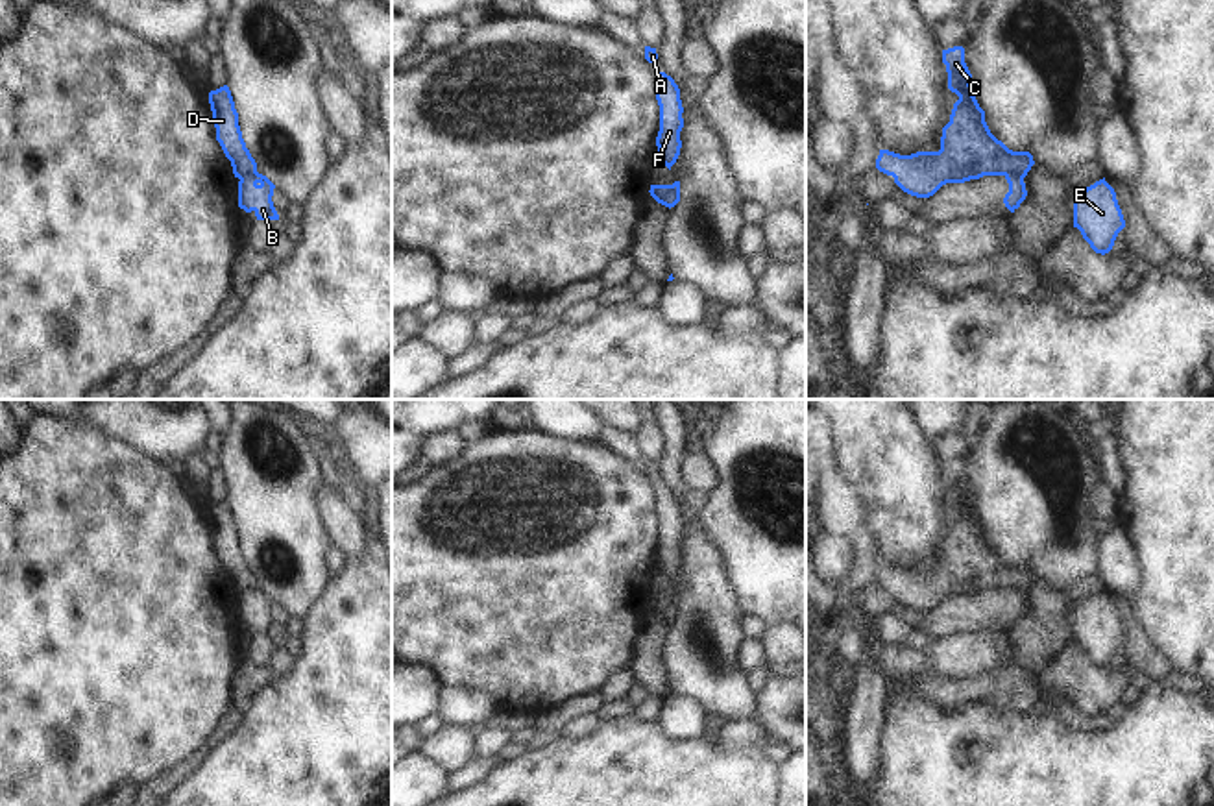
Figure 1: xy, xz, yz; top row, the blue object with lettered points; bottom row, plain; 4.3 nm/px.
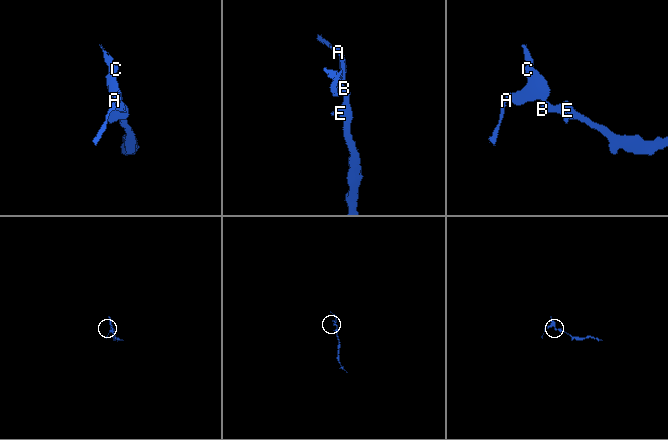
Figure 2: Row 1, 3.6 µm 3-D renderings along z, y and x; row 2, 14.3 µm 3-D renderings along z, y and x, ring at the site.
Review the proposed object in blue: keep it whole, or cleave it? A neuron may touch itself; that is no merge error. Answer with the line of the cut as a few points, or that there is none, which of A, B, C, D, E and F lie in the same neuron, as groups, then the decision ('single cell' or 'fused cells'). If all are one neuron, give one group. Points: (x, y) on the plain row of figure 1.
cut in yz along (1022, 590), (1006, 592); A C D F / B E; fused cells

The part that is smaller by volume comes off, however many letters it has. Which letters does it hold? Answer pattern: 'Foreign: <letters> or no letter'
Foreign: A, C, D, F

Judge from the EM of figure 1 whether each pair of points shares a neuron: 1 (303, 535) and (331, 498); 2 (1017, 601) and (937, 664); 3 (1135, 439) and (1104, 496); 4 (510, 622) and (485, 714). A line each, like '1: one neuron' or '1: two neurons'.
1: two neurons
2: two neurons
3: two neurons
4: two neurons

